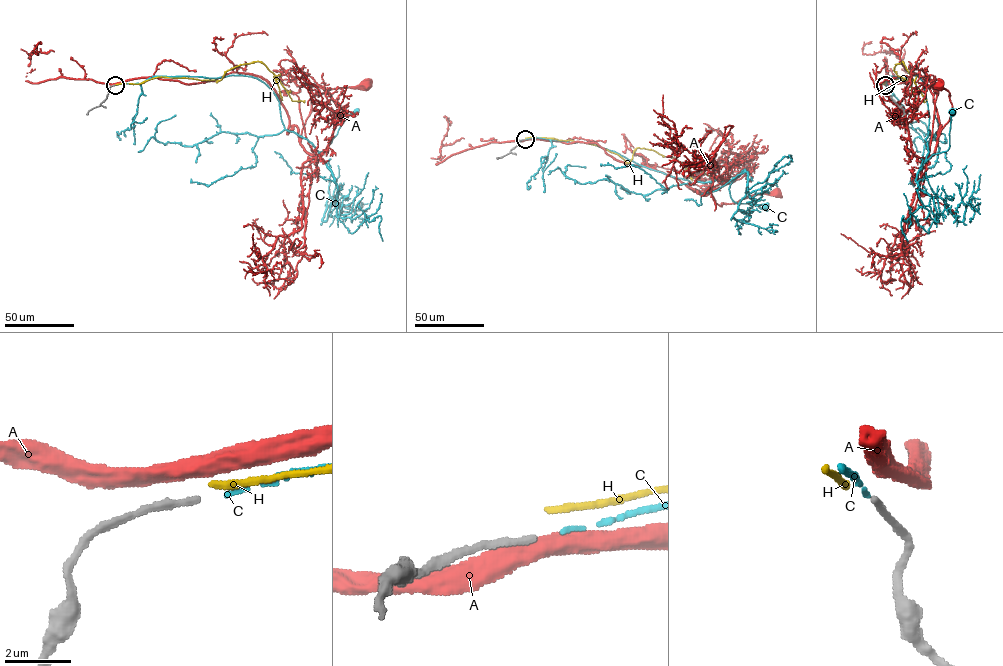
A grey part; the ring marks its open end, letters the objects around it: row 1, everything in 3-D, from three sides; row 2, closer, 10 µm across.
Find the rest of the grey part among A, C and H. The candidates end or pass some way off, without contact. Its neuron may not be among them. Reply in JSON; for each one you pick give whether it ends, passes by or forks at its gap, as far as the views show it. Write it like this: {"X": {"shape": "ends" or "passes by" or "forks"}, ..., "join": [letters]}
{"C": {"shape": "ends"}, "join": ["C"]}

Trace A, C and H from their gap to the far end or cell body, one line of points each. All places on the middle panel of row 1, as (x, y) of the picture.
A: (525, 139), (597, 143), (616, 159), (650, 167), (677, 178), (703, 195), (711, 191), (719, 206), (776, 191)
C: (526, 139), (592, 144), (691, 183), (728, 182), (744, 170), (751, 192), (779, 160), (792, 161)
H: (525, 138), (554, 138), (596, 145), (628, 163), (638, 147), (654, 150), (686, 166), (698, 166), (714, 179)

